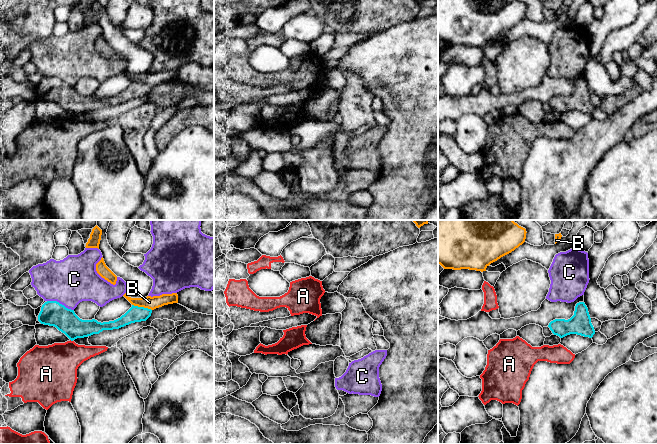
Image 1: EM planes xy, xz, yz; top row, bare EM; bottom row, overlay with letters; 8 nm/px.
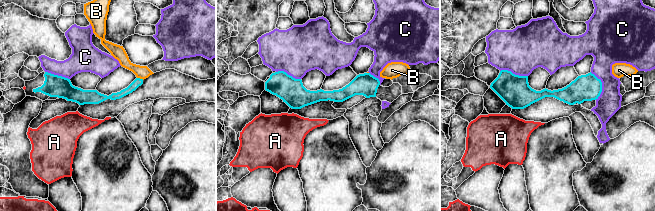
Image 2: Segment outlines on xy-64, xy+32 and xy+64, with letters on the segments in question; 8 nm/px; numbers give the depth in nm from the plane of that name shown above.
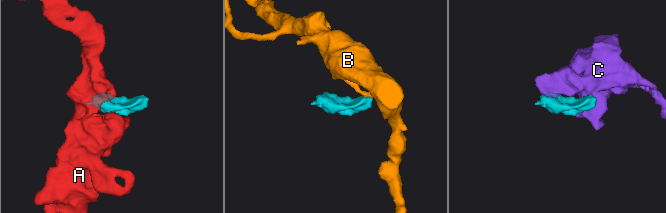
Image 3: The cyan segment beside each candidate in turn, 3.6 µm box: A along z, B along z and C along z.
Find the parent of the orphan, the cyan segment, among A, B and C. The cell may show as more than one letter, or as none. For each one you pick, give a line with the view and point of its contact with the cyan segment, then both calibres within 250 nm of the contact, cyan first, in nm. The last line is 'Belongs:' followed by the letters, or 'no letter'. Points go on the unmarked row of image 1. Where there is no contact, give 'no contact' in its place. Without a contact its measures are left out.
A: contact xy (71, 116); calibres 190 and 360 nm
Belongs: A

